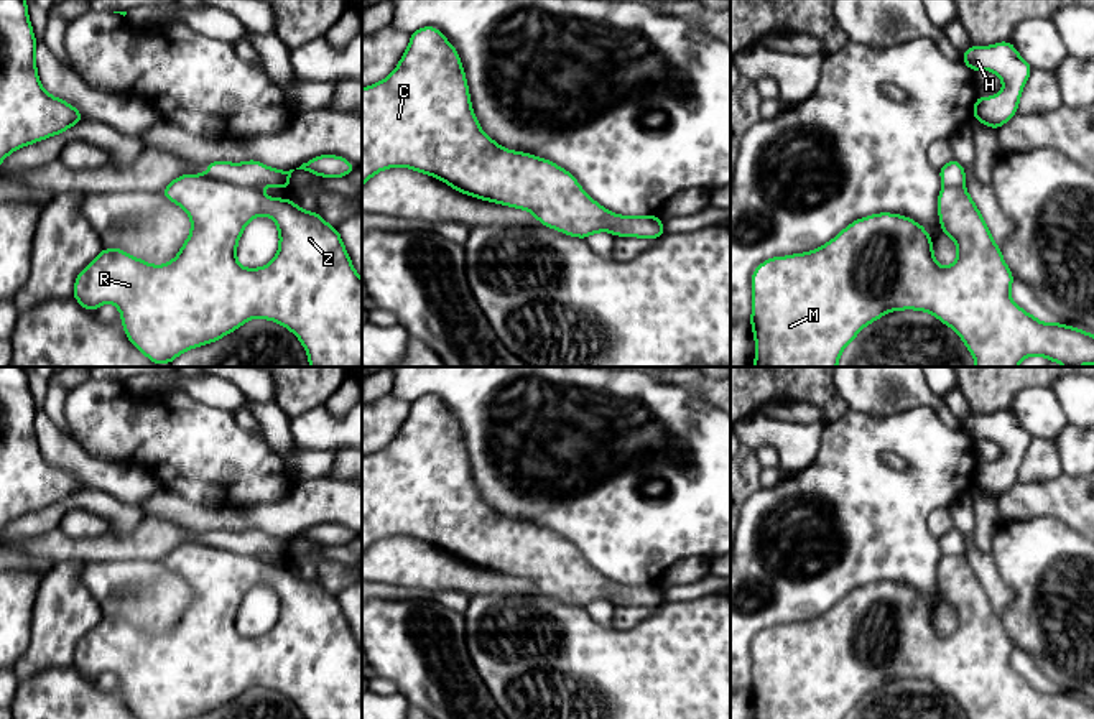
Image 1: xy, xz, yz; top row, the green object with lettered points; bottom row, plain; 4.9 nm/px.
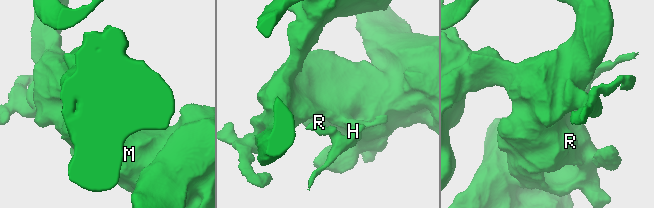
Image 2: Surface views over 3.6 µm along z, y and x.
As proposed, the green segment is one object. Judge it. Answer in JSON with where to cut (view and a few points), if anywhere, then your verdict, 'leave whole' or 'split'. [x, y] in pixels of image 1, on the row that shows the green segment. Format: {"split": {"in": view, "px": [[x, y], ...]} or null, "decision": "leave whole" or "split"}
{"split": {"in": "xy", "px": [[204, 175], [255, 190]]}, "decision": "split"}

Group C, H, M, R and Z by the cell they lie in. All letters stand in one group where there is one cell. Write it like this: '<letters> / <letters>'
C M R Z / H

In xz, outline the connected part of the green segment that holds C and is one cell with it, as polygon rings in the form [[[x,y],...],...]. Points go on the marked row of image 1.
[[[436,26],[413,31],[393,72],[362,89],[362,188],[373,174],[396,166],[429,174],[462,194],[528,211],[545,227],[566,235],[586,240],[591,234],[610,232],[614,212],[591,199],[569,171],[545,158],[507,150],[482,132],[472,110],[459,53]]]

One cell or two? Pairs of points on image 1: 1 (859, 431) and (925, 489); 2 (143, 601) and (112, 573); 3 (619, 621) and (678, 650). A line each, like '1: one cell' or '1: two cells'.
1: one cell
2: one cell
3: two cells

